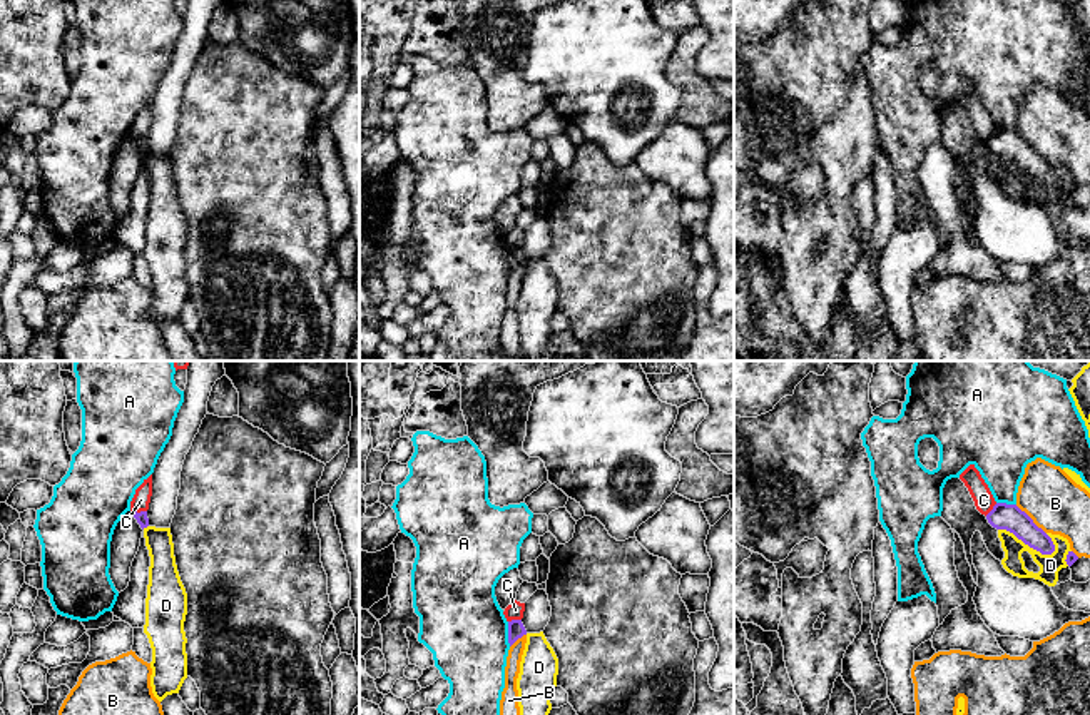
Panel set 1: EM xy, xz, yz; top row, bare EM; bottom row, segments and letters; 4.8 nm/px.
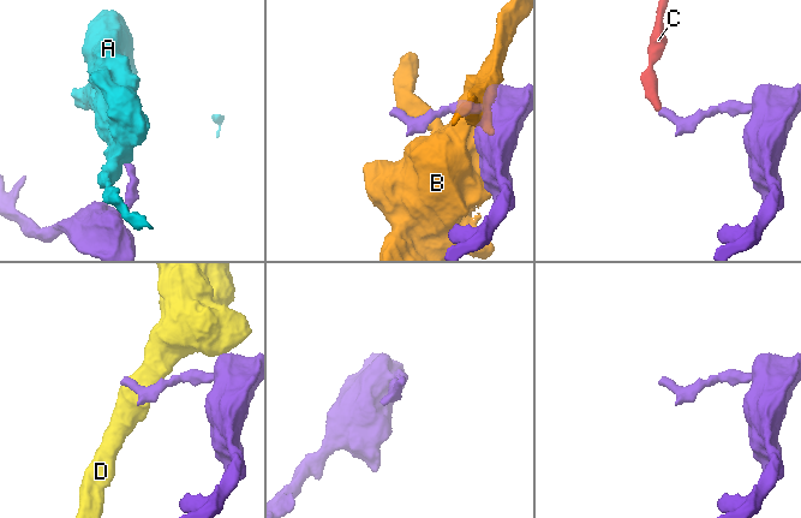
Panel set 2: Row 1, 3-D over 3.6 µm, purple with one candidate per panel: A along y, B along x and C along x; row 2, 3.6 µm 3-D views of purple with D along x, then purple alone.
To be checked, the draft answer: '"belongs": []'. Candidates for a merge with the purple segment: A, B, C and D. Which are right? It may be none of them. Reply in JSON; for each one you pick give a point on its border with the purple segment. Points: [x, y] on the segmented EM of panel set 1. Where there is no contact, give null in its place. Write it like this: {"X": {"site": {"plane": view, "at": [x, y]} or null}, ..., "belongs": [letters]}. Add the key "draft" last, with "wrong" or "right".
{"belongs": [], "draft": "right"}

